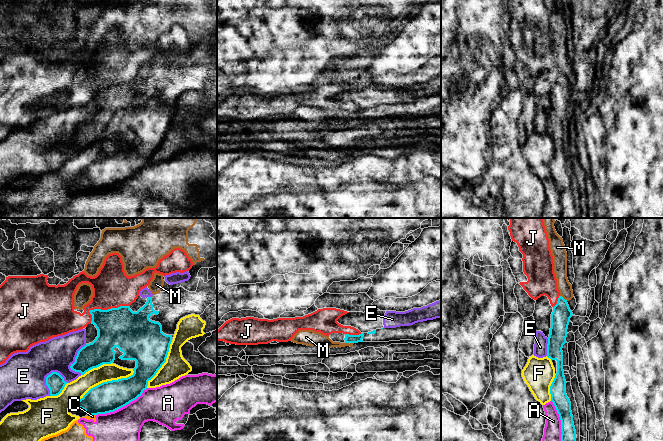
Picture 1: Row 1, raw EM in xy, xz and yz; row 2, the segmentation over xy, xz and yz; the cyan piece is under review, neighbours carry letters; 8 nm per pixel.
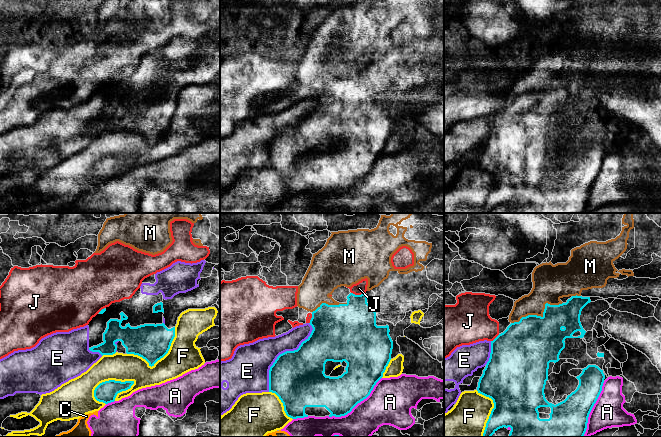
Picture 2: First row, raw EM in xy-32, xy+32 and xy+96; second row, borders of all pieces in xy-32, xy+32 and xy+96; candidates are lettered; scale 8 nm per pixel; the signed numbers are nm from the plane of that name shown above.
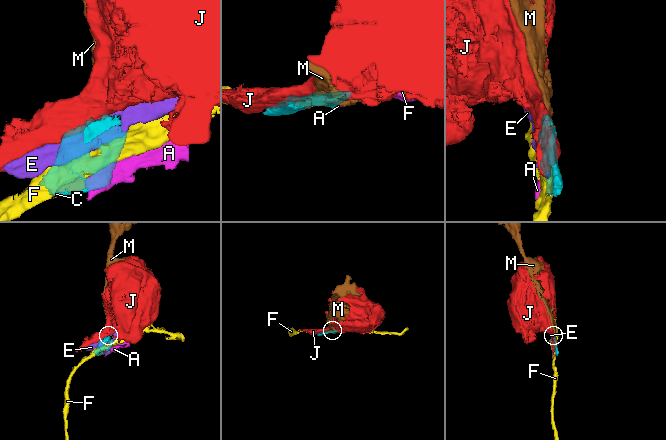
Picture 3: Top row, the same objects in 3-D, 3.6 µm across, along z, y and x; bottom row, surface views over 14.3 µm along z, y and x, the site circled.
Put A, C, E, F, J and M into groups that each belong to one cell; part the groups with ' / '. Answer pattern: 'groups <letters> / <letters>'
groups A C / E / F / J / M

